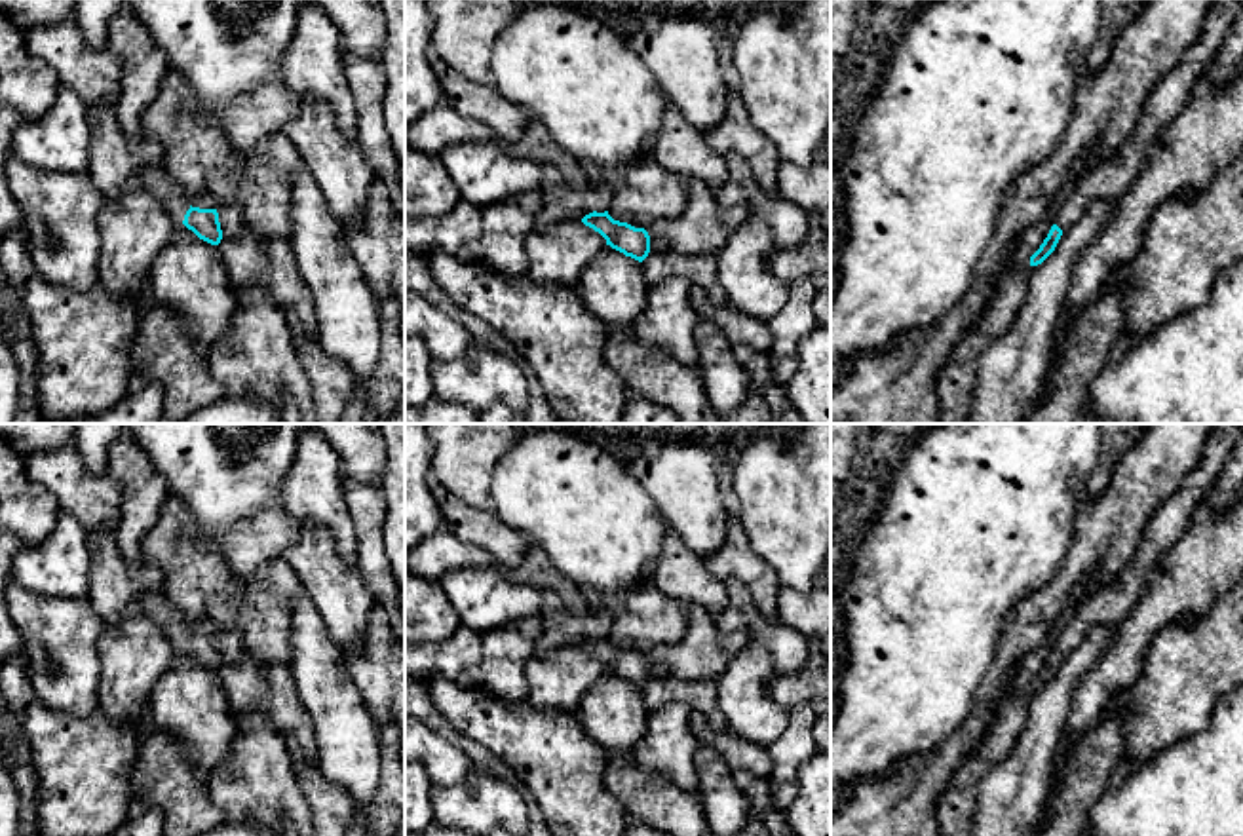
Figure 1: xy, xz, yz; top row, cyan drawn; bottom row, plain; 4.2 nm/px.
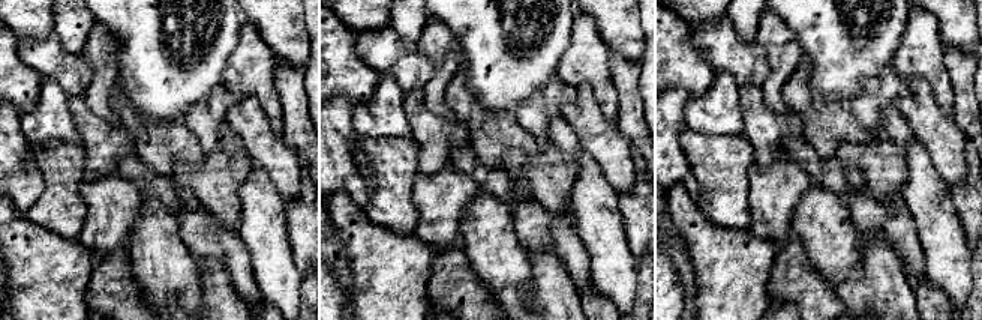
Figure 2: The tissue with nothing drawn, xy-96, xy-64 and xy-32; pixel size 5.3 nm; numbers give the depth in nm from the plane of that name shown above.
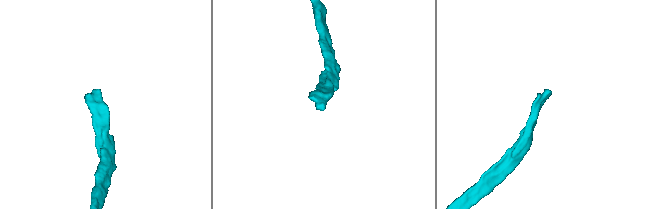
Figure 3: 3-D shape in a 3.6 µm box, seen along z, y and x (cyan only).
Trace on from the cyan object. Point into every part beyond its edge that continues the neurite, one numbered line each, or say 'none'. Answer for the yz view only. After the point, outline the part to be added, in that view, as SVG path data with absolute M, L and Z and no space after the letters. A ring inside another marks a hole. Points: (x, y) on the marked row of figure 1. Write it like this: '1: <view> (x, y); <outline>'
1: yz (1110, 179); M1243 0L1211 6L1199 36L1148 93L1129 137L1110 160L1083 171L1070 196L1057 209L1055 224L1062 232L1070 230L1093 201L1118 200L1131 188L1148 150L1182 112L1199 78L1218 57L1241 11Z

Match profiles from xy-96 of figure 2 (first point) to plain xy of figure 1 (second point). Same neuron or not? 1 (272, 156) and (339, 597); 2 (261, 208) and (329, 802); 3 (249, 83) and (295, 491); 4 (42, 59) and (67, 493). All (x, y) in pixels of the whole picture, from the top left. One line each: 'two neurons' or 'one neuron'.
1: one neuron
2: two neurons
3: one neuron
4: one neuron

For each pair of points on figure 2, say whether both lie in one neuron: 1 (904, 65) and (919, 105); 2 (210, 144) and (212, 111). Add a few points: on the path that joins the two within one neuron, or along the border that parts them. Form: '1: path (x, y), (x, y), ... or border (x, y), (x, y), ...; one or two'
1: border (909, 81), (925, 80), (937, 105); two
2: path (210, 137), (210, 119); one

